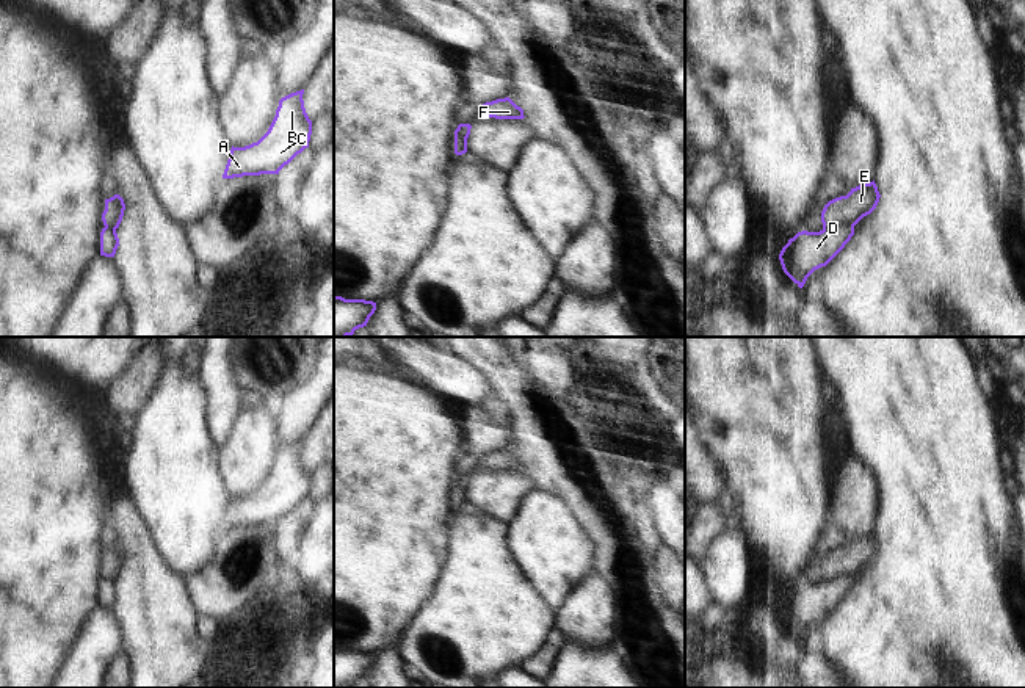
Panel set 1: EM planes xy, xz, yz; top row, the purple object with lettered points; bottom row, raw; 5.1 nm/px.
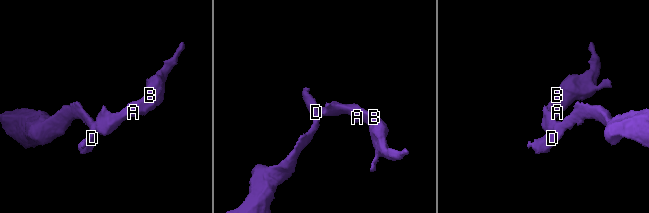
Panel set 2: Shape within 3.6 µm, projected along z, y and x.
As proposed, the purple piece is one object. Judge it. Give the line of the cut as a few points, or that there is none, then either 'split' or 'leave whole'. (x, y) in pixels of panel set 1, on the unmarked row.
cut yz (853, 575), (823, 580); split

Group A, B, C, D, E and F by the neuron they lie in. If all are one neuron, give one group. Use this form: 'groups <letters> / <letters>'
groups A B C E F / D

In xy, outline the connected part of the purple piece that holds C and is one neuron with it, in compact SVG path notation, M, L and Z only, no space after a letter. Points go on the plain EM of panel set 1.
M304 440L279 451L268 483L257 494L244 498L232 497L223 530L279 525L309 498L312 472L306 464L302 445Z

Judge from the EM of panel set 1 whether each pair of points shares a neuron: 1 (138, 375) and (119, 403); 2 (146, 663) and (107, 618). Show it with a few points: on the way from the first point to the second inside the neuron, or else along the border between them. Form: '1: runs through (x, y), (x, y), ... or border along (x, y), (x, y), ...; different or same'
1: runs through (138, 381), (124, 397); same
2: border along (112, 608), (118, 616), (123, 651); different

